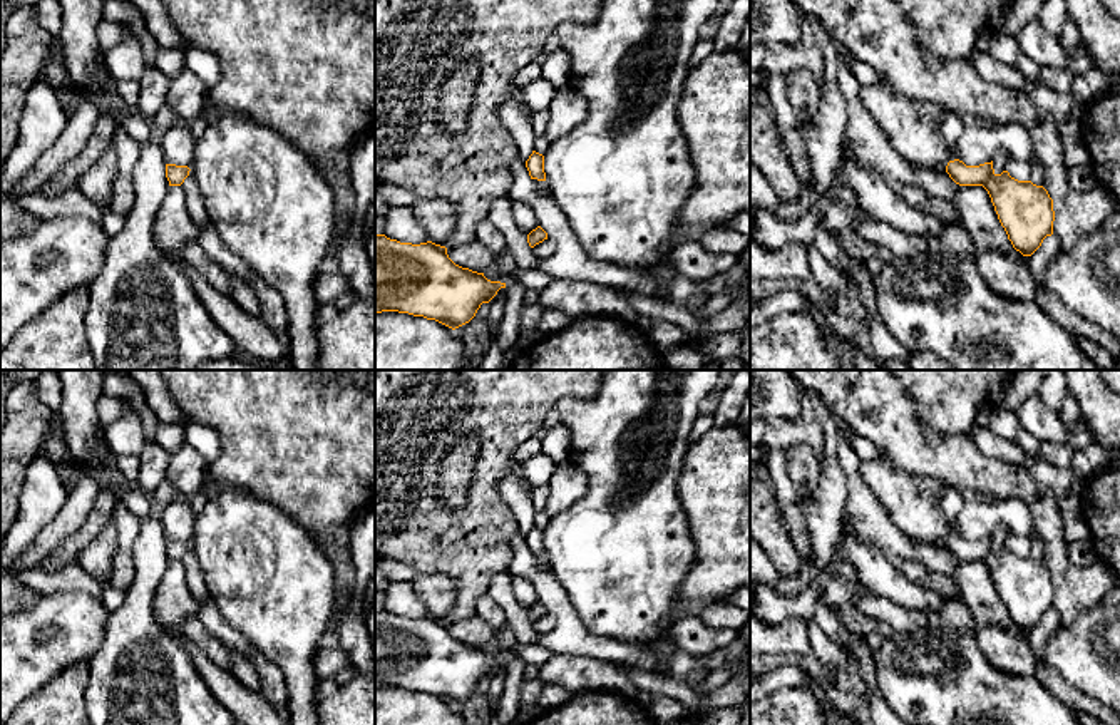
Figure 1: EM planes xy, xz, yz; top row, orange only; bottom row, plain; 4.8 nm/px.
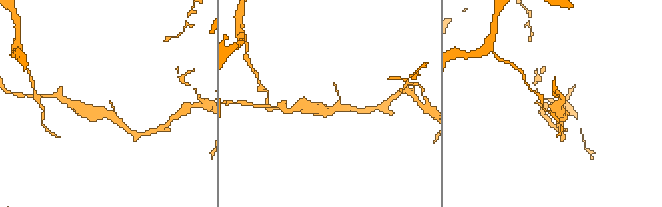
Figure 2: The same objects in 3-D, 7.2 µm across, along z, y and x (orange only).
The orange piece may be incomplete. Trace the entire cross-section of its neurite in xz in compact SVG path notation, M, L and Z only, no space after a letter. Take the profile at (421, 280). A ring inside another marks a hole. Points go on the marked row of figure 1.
M375 234L375 313L408 313L455 330L501 288L506 283L455 265L445 246Z

